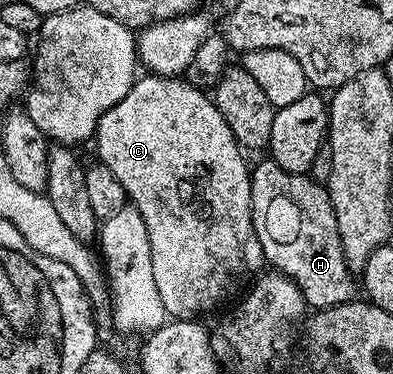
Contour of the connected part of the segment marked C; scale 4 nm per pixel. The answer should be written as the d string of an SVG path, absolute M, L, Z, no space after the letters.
M144 75L135 80L129 87L127 97L123 101L113 104L111 110L97 121L98 161L103 163L115 178L122 183L126 197L132 207L139 210L143 222L147 225L148 241L151 242L152 270L154 271L155 286L159 289L159 298L162 299L164 310L172 319L188 320L196 319L205 312L211 311L233 295L241 286L246 287L255 275L258 275L264 267L262 246L259 244L258 235L254 232L253 211L251 210L251 184L252 176L249 164L245 162L242 147L234 138L227 120L216 108L212 97L207 95L198 85L180 77Z

